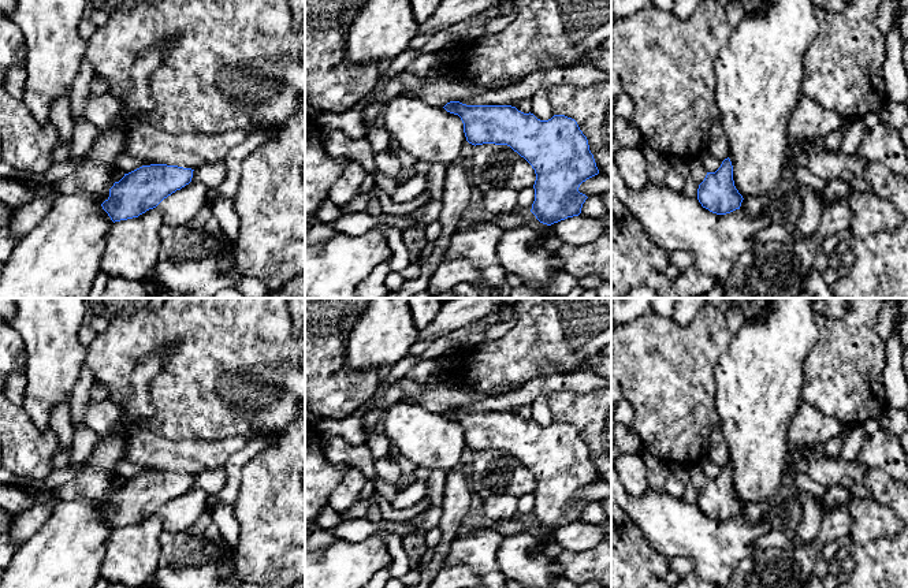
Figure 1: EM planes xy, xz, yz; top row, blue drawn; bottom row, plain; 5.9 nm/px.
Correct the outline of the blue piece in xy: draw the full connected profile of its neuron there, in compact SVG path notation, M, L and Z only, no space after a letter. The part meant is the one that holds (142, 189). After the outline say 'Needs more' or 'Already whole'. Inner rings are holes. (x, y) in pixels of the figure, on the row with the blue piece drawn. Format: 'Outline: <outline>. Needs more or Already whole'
Outline: M167 164L142 165L115 182L101 206L114 223L138 217L189 185L193 171Z. Already whole

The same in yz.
Outline: M729 157L715 172L707 172L699 185L697 200L703 208L717 215L740 209L744 198L734 186L733 165Z. Already whole

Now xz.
Outline: M450 101L443 107L447 112L458 115L464 123L466 141L472 145L495 144L507 145L524 157L535 170L535 201L531 212L547 226L578 216L588 198L578 191L587 179L599 174L588 139L577 122L565 115L554 115L540 120L533 113L524 113L511 105L466 105Z. Already whole

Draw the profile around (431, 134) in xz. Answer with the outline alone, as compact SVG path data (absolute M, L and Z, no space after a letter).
M397 96L382 111L383 127L417 161L450 165L466 142L458 115L429 105L418 97Z

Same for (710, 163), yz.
M708 150L703 152L697 160L707 172L715 172L722 164L722 160L712 156Z

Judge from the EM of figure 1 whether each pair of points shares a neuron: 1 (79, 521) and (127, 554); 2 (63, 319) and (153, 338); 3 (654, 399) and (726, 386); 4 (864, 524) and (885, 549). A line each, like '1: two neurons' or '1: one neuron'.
1: two neurons
2: two neurons
3: two neurons
4: two neurons

